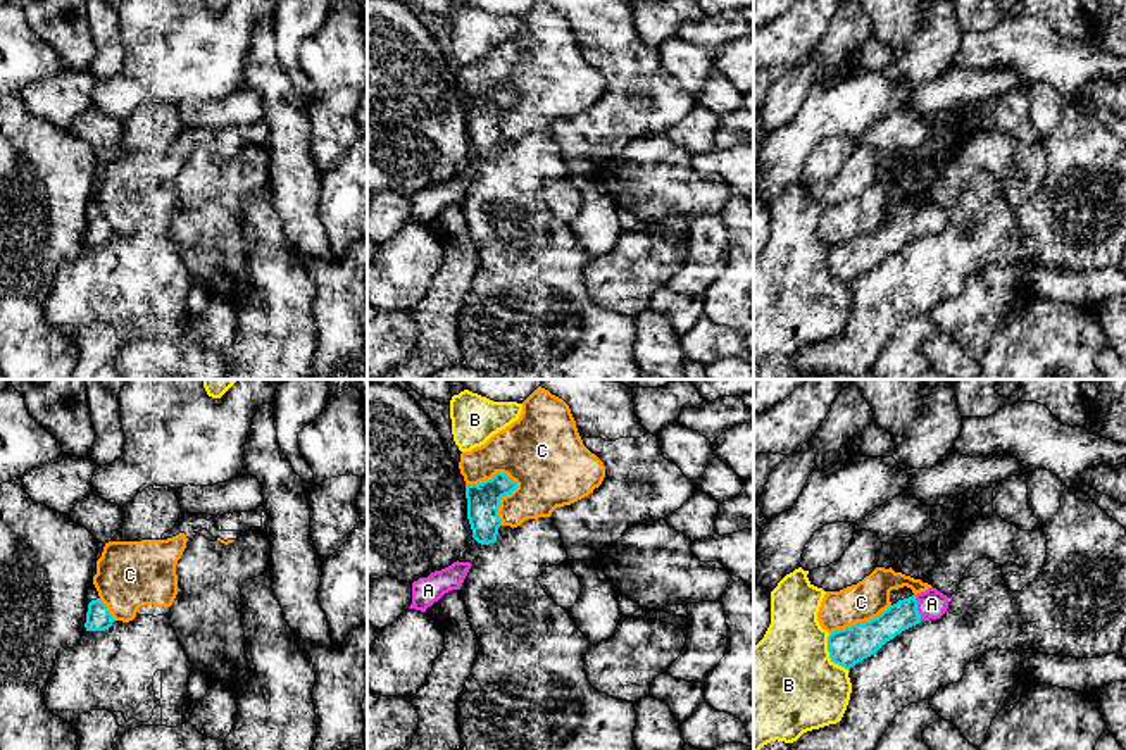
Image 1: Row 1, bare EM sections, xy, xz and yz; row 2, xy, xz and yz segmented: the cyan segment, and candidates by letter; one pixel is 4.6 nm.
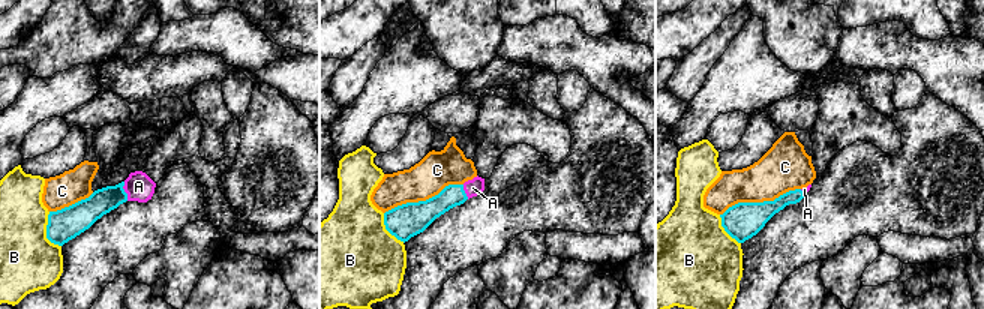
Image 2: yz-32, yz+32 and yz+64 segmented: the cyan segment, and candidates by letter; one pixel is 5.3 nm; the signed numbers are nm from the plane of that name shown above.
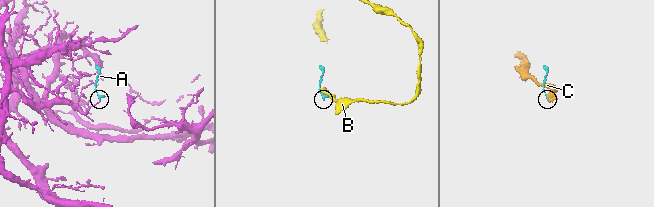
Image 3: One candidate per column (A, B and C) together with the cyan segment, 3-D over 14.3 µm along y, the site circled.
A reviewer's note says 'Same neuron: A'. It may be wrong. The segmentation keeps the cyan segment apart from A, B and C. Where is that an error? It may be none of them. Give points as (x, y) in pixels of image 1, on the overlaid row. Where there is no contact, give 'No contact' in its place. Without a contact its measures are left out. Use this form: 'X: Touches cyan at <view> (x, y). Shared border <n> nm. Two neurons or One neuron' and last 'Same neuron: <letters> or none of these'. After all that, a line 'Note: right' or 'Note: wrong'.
A: Touches cyan at yz (916, 607). Shared border 120 nm. One neuron
B: Touches cyan at yz (830, 654). Shared border 200 nm. Two neurons
C: Touches cyan at xz (514, 481). Shared border 260 nm. Two neurons
Same neuron: A
Note: right

